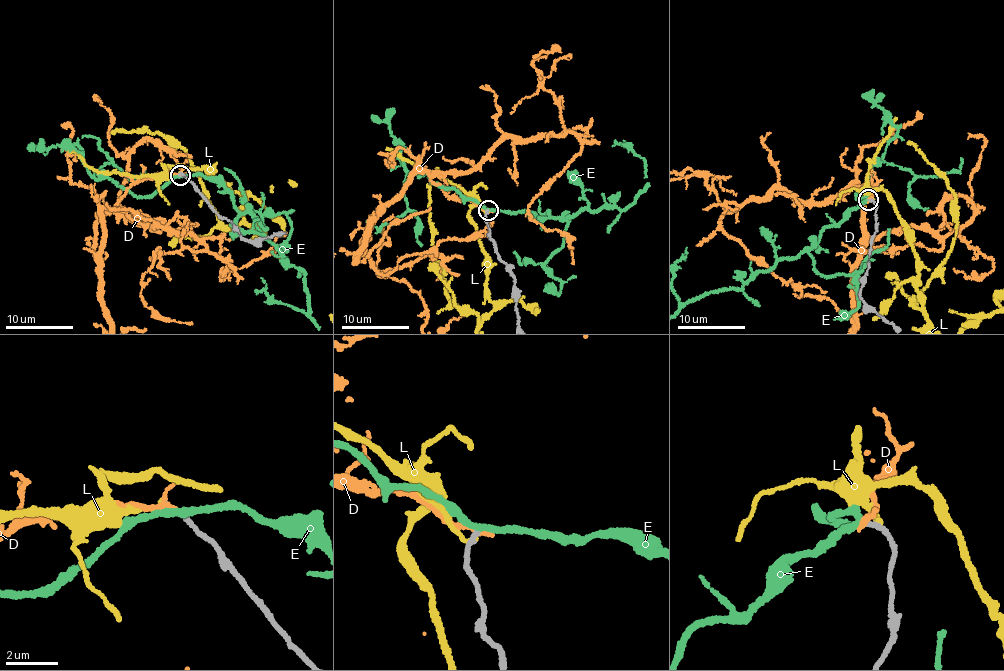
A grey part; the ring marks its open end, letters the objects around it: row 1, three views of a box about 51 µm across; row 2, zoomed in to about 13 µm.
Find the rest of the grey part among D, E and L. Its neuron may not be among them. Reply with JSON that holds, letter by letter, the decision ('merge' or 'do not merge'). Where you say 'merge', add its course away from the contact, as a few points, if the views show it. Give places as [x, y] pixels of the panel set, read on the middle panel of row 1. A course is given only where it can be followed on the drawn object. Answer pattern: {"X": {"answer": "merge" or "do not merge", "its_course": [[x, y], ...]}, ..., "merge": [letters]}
{"D": {"answer": "do not merge"}, "E": {"answer": "do not merge"}, "L": {"answer": "do not merge"}, "merge": []}

